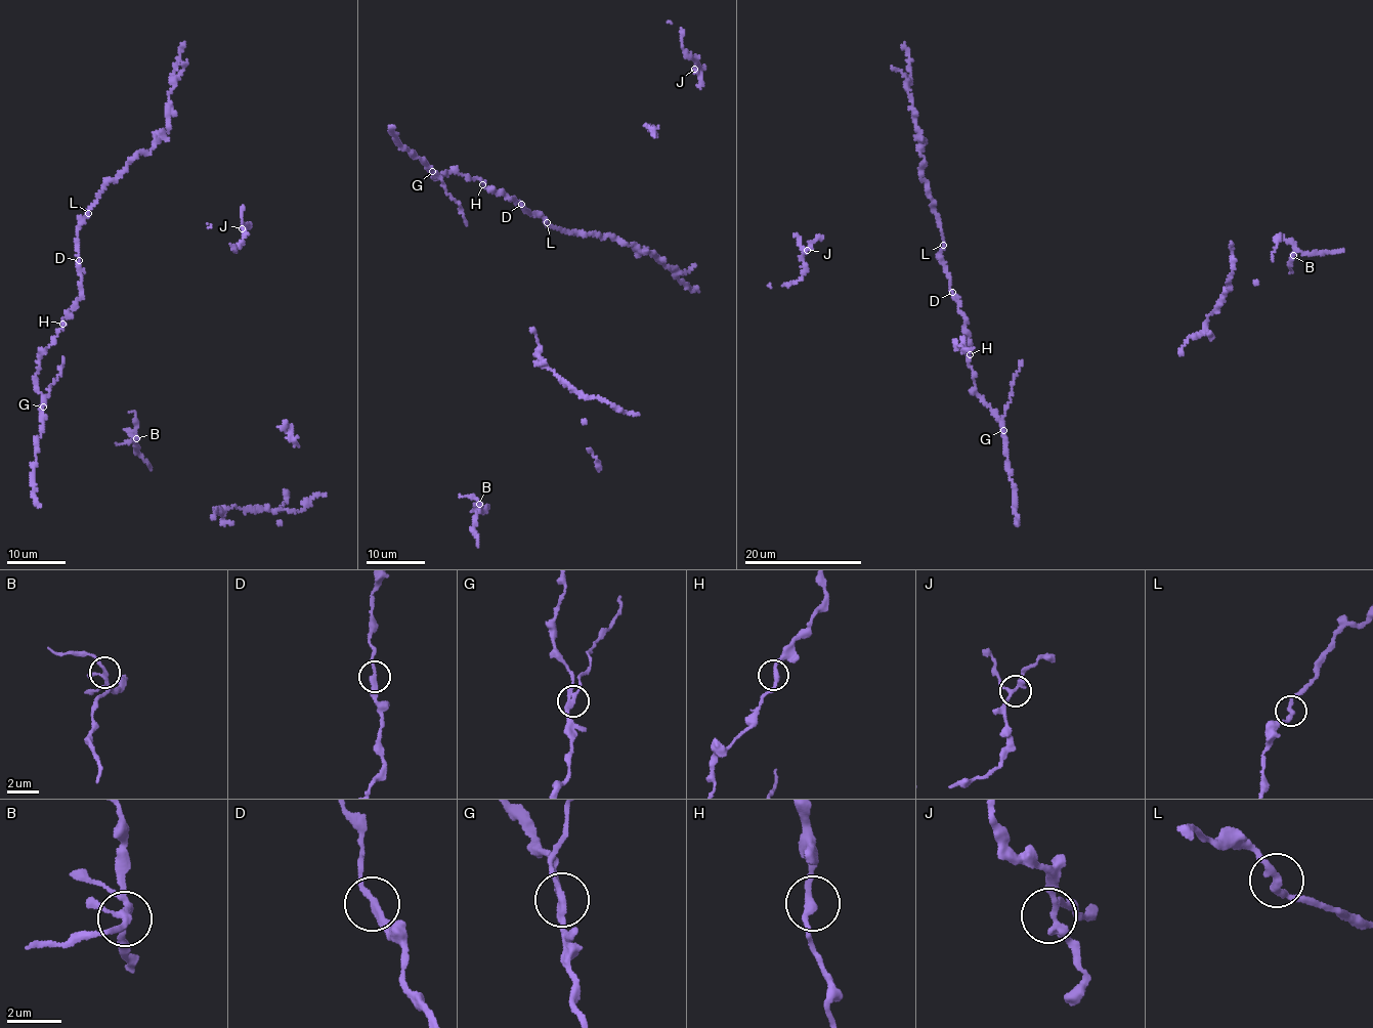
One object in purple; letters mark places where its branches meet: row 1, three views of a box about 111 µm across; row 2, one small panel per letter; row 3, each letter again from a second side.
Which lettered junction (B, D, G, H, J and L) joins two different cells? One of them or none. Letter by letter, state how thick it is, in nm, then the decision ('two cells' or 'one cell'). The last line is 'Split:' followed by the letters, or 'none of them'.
B: 200 nm | one cell
D: 280 nm | one cell
G: 220 nm | two cells
H: 260 nm | one cell
J: 200 nm | one cell
L: 260 nm | one cell
Split: G

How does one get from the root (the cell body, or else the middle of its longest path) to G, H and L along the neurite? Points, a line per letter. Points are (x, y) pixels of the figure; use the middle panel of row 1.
G: (465, 175), (446, 171), (435, 175), (432, 171)
H: (465, 175), (470, 179), (480, 180), (482, 184)
L: (465, 175), (514, 199), (525, 212), (539, 214), (547, 222)

